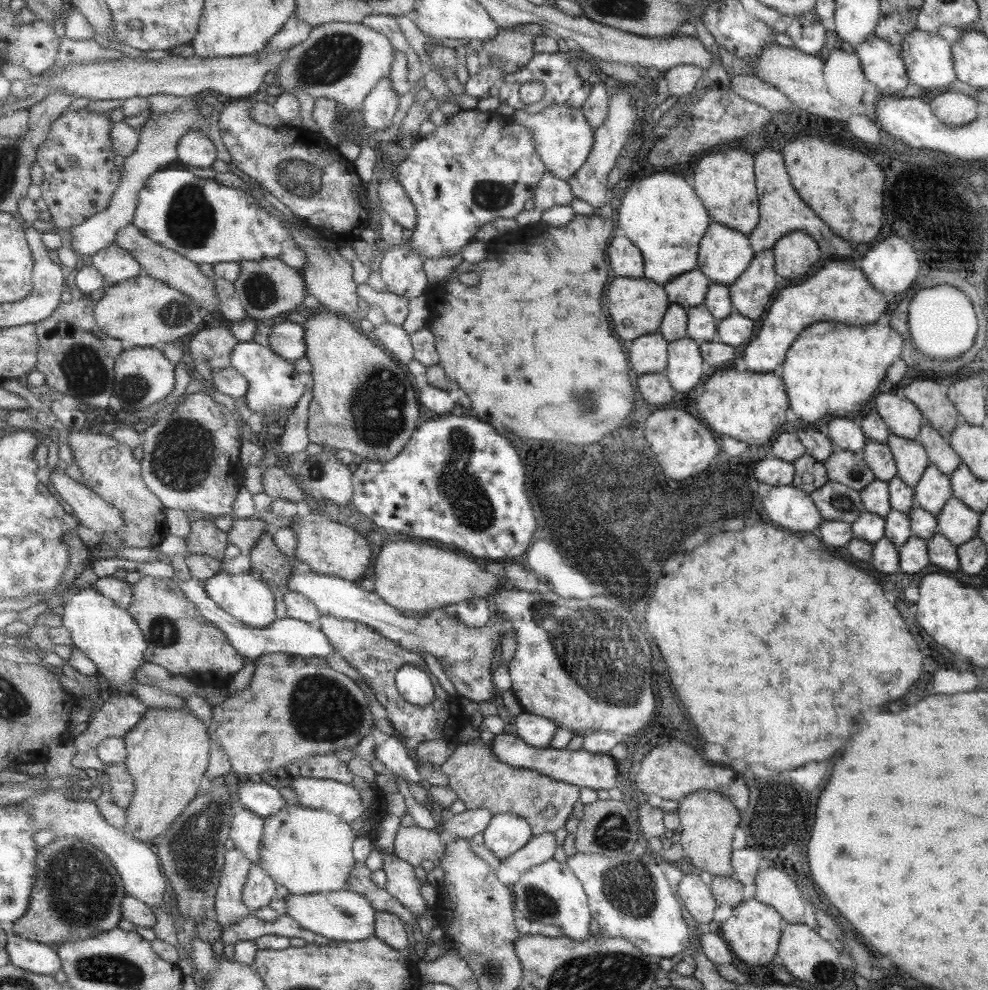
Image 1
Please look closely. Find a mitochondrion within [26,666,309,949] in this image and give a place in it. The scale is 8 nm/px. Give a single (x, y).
(80, 889)

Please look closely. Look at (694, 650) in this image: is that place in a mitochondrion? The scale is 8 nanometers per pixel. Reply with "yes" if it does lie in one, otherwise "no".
no

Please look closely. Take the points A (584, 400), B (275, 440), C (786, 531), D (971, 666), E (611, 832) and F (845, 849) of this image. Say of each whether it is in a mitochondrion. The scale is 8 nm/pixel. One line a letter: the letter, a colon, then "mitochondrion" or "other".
A: mitochondrion
B: other
C: other
D: other
E: mitochondrion
F: mitochondrion

